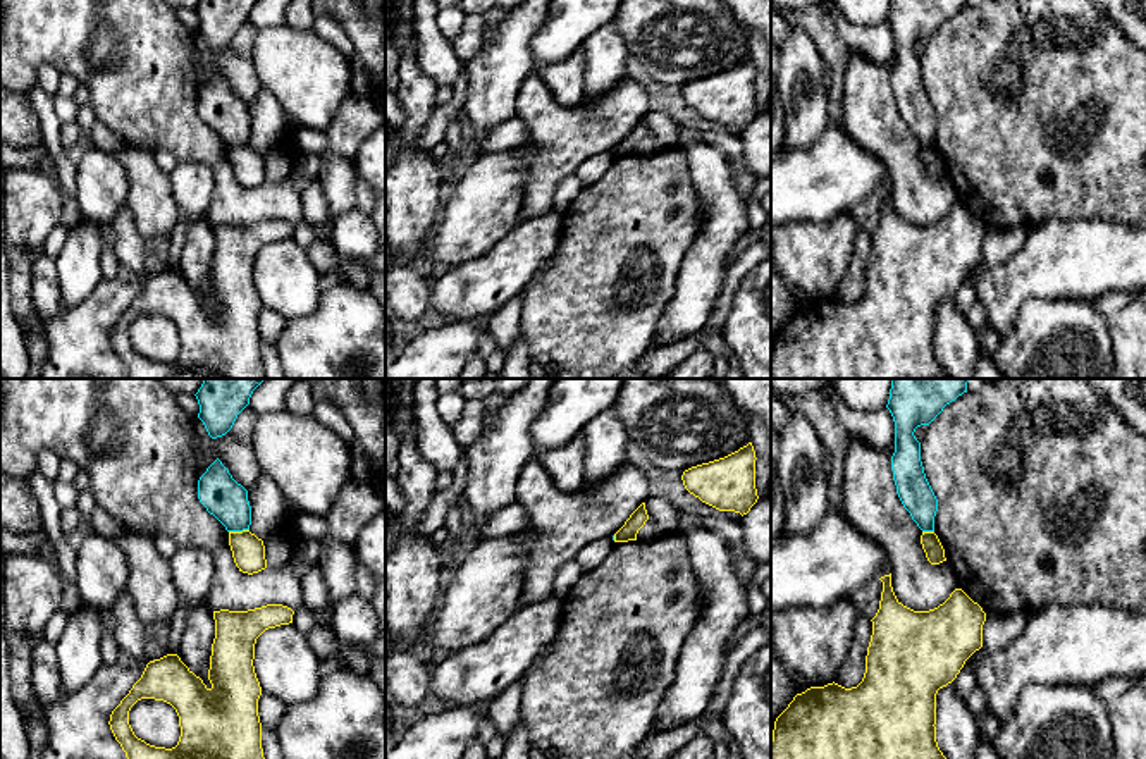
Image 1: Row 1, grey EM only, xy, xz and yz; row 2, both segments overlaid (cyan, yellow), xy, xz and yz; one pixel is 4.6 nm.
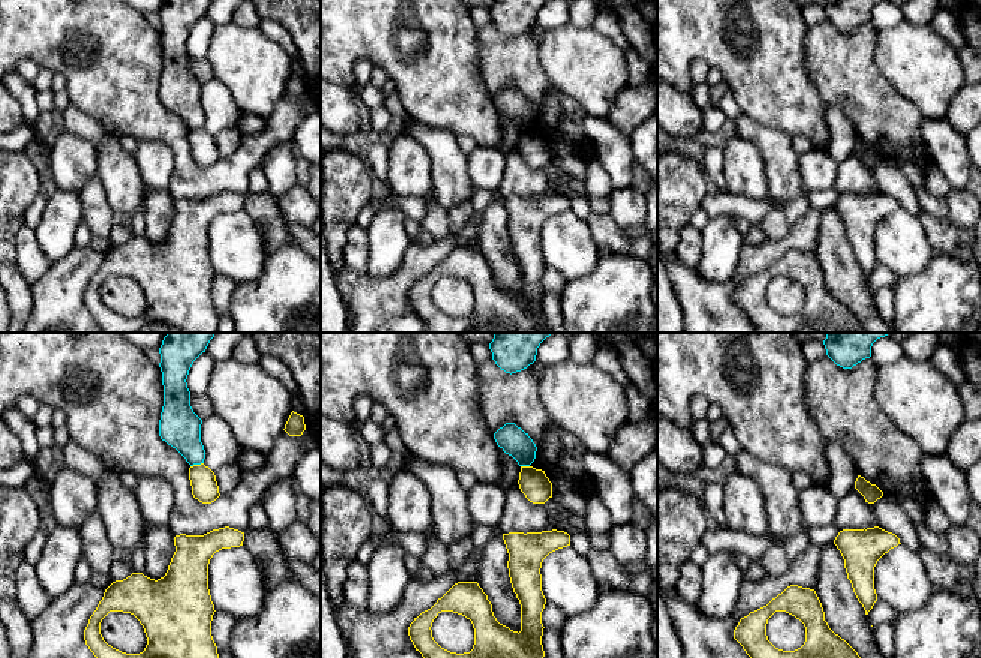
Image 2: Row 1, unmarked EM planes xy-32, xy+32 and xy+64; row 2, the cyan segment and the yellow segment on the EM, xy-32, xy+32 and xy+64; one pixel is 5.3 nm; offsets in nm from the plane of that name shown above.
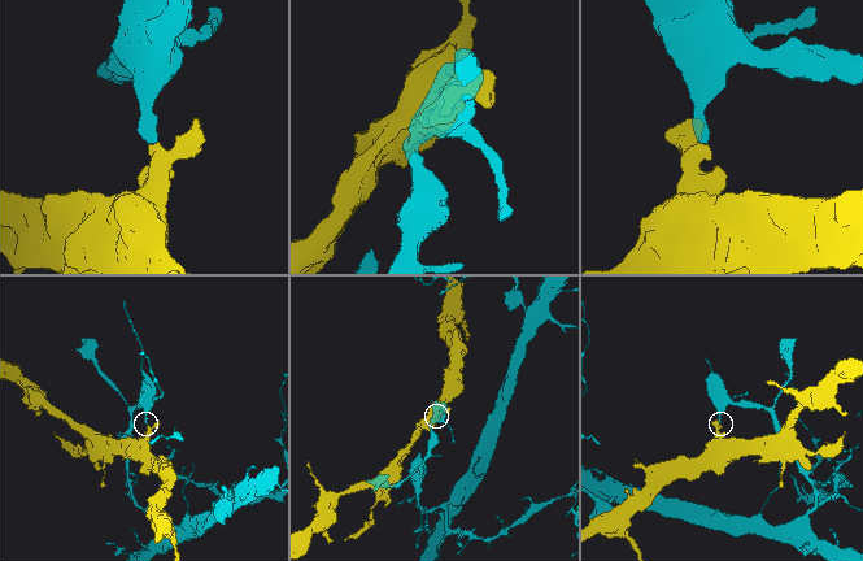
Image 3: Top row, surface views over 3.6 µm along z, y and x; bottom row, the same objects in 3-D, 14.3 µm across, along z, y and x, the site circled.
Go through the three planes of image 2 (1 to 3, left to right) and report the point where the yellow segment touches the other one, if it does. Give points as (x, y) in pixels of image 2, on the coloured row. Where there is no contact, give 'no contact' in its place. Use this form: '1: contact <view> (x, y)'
1: contact xy-32 (197, 463)
2: contact xy+32 (525, 465)
3: no contact

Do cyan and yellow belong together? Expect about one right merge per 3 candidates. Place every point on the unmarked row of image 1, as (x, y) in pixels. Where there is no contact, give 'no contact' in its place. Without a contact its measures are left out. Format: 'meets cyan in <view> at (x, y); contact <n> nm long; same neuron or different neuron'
meets cyan in xy at (238, 145); contact 100 nm long; different neuron

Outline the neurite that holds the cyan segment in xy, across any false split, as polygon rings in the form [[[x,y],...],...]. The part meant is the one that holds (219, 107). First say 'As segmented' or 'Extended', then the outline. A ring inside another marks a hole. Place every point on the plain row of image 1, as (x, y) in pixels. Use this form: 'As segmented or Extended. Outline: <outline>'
As segmented. Outline: [[[217,72],[198,95],[198,114],[227,146],[250,145],[248,105],[237,98]]]

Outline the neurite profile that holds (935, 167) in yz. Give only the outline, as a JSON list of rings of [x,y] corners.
[[[922,146],[921,158],[931,179],[940,179],[946,176],[945,164],[934,146]]]

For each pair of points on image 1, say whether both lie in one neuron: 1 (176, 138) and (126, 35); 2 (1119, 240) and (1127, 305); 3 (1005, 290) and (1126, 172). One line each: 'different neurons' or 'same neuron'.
1: same neuron
2: different neurons
3: different neurons

